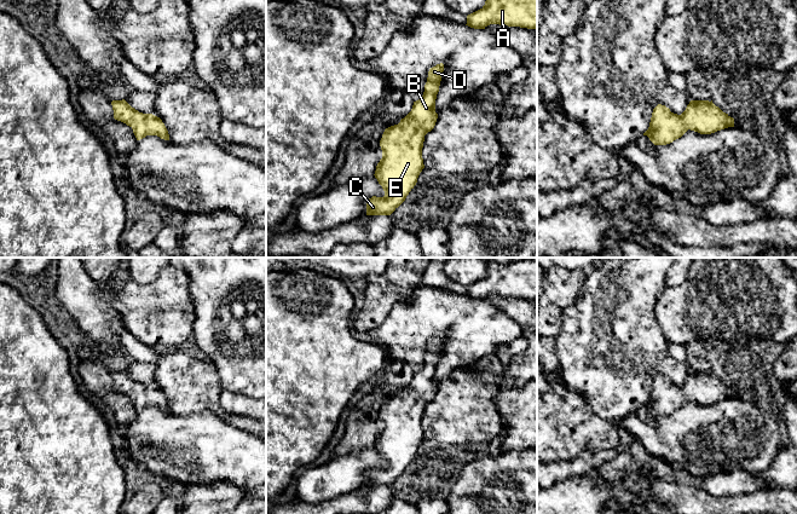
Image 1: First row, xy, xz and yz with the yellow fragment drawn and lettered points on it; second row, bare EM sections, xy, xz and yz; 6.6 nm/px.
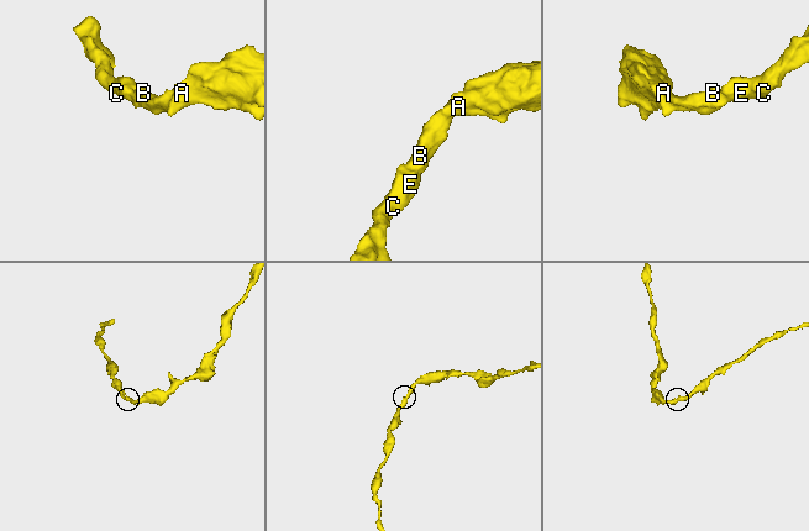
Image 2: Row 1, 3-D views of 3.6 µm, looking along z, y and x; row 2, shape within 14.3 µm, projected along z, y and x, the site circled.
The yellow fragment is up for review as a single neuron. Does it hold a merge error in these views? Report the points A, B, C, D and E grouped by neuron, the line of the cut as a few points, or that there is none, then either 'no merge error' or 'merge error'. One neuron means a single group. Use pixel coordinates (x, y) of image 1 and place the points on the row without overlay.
groups A B C D E; cut none; no merge error

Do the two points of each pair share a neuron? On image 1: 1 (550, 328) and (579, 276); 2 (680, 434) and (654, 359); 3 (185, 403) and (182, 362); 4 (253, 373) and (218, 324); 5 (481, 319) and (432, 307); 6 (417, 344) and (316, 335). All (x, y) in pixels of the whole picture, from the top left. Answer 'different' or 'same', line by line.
1: same
2: different
3: same
4: same
5: same
6: different

